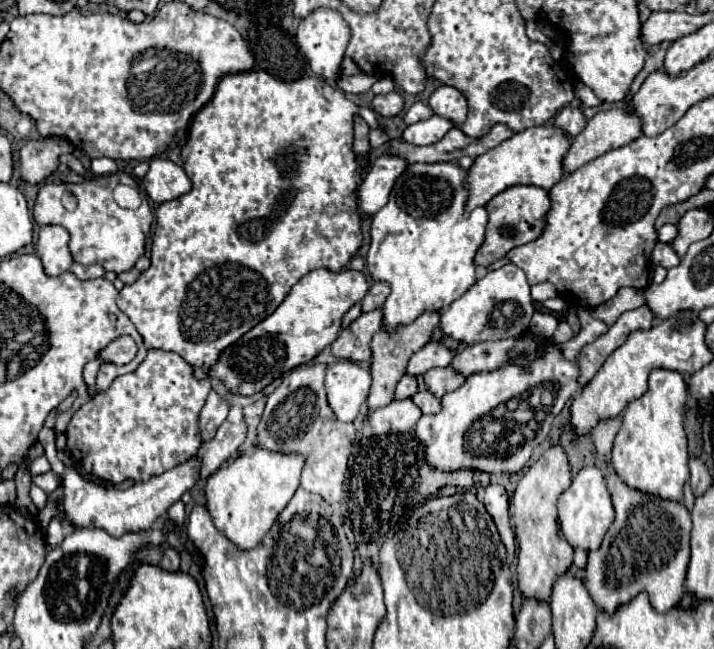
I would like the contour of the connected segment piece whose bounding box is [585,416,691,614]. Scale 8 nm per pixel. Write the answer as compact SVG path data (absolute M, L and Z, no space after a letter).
M621 416L609 418L599 422L599 426L591 434L597 450L597 460L613 498L615 520L607 530L601 548L589 552L585 588L589 590L597 608L605 614L613 614L619 606L627 604L641 592L649 594L649 600L657 612L667 612L669 608L679 604L685 590L683 584L689 566L691 516L685 510L683 502L671 502L661 500L659 496L643 494L619 480L611 466L611 448L619 426Z

